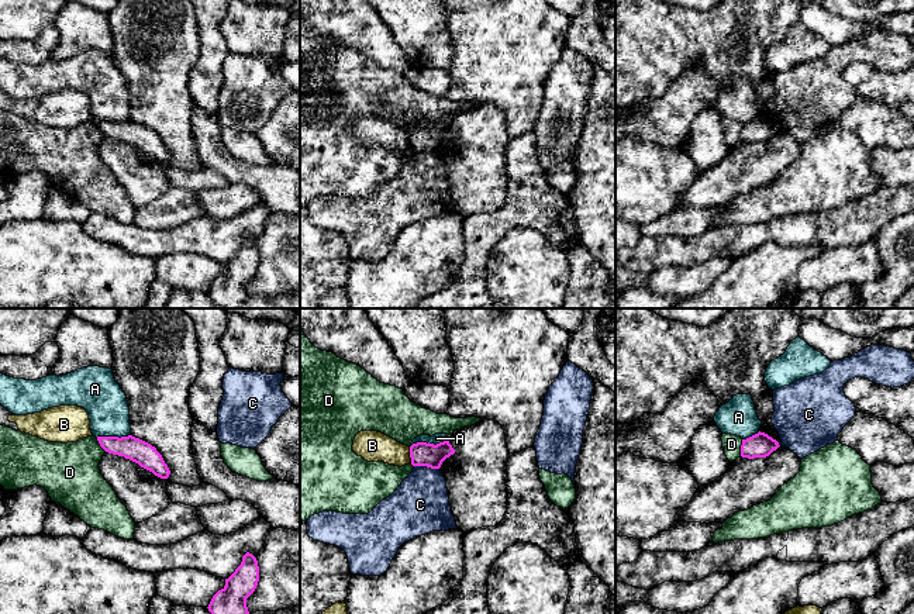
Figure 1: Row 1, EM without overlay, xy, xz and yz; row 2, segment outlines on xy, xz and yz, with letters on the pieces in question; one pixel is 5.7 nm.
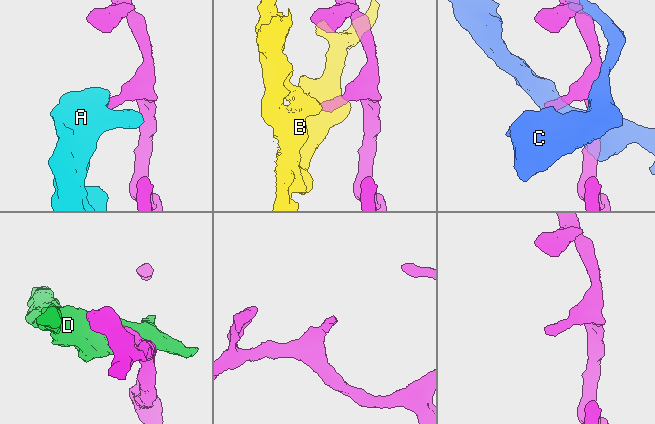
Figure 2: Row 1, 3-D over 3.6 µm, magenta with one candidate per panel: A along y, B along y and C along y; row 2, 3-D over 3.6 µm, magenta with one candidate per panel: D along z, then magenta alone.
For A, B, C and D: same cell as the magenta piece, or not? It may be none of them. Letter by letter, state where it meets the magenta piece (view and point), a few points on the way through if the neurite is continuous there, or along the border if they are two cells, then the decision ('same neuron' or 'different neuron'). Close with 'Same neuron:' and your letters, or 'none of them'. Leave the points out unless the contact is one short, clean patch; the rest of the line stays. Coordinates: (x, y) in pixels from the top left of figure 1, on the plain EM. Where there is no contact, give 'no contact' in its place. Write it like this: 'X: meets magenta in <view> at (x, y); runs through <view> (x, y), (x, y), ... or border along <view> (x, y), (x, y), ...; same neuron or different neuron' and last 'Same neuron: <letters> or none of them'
A: meets magenta in xz at (428, 127); border along xz (447, 121), (435, 128), (414, 127), (411, 130); different neuron
B: meets magenta in xz at (410, 140); different neuron
C: meets magenta in xz at (427, 151); different neuron
D: meets magenta in yz at (741, 133); different neuron
Same neuron: none of them

